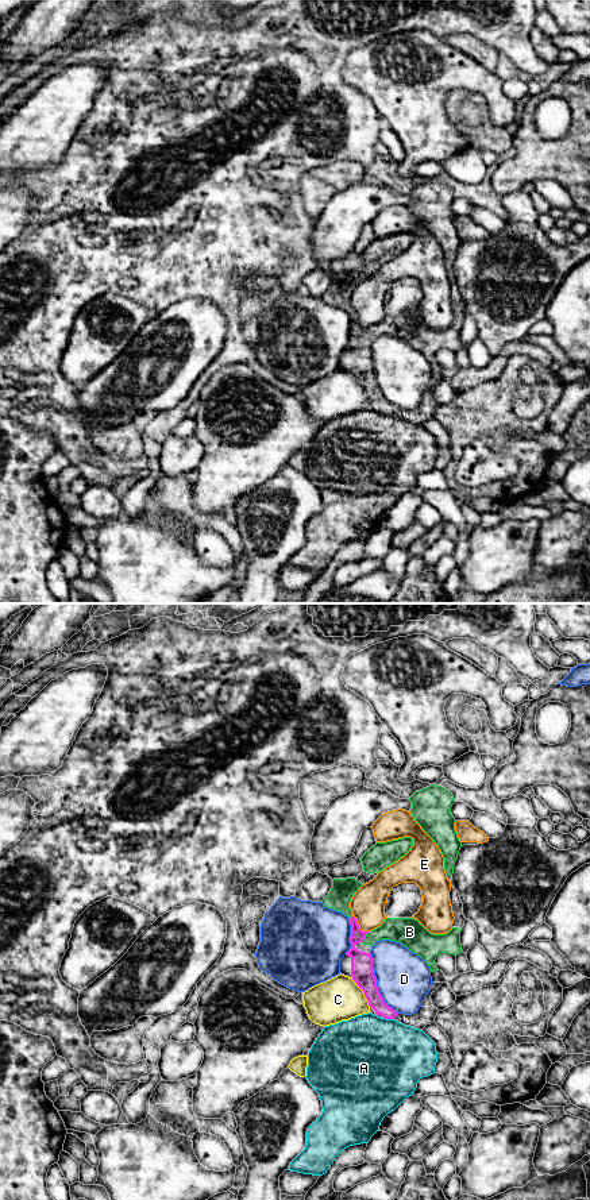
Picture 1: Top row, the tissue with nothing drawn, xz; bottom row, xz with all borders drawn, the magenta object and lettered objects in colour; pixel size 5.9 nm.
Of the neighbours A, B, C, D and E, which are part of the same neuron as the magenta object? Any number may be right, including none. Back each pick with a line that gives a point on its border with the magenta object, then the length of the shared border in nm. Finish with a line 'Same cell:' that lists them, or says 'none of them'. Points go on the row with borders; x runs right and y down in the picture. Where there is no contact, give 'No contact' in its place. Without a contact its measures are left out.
B: Touches magenta at xz (365, 936). Shared border 100 nm
Same cell: B

